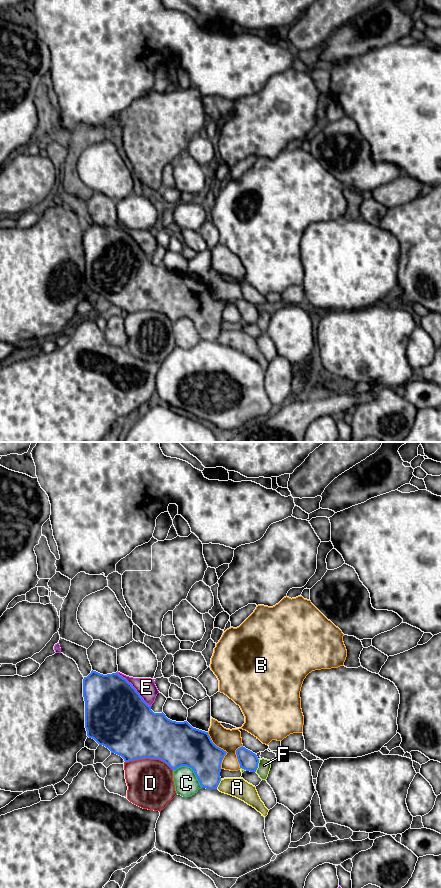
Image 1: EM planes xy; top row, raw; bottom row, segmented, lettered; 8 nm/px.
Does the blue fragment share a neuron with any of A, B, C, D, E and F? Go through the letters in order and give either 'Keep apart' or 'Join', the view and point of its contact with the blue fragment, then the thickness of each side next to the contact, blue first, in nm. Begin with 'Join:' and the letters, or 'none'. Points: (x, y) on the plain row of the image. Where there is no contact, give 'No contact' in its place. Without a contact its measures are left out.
Join: none
A: Keep apart. Touches blue at xy (218, 336). Thickness 280 nm (blue) against 160 nm
B: Keep apart. Touches blue at xy (222, 301). Thickness 320 nm (blue) against 180 nm
C: Keep apart. Touches blue at xy (192, 321). Thickness 360 nm (blue) against 190 nm
D: Keep apart. Touches blue at xy (149, 309). Thickness 460 nm (blue) against 380 nm
E: Keep apart. Touches blue at xy (134, 240). Thickness 480 nm (blue) against 150 nm
F: Keep apart. Touches blue at xy (257, 317). Thickness 150 nm (blue) against 110 nm

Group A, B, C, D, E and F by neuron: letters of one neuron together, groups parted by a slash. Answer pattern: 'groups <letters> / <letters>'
groups A / B / C / D / E / F

